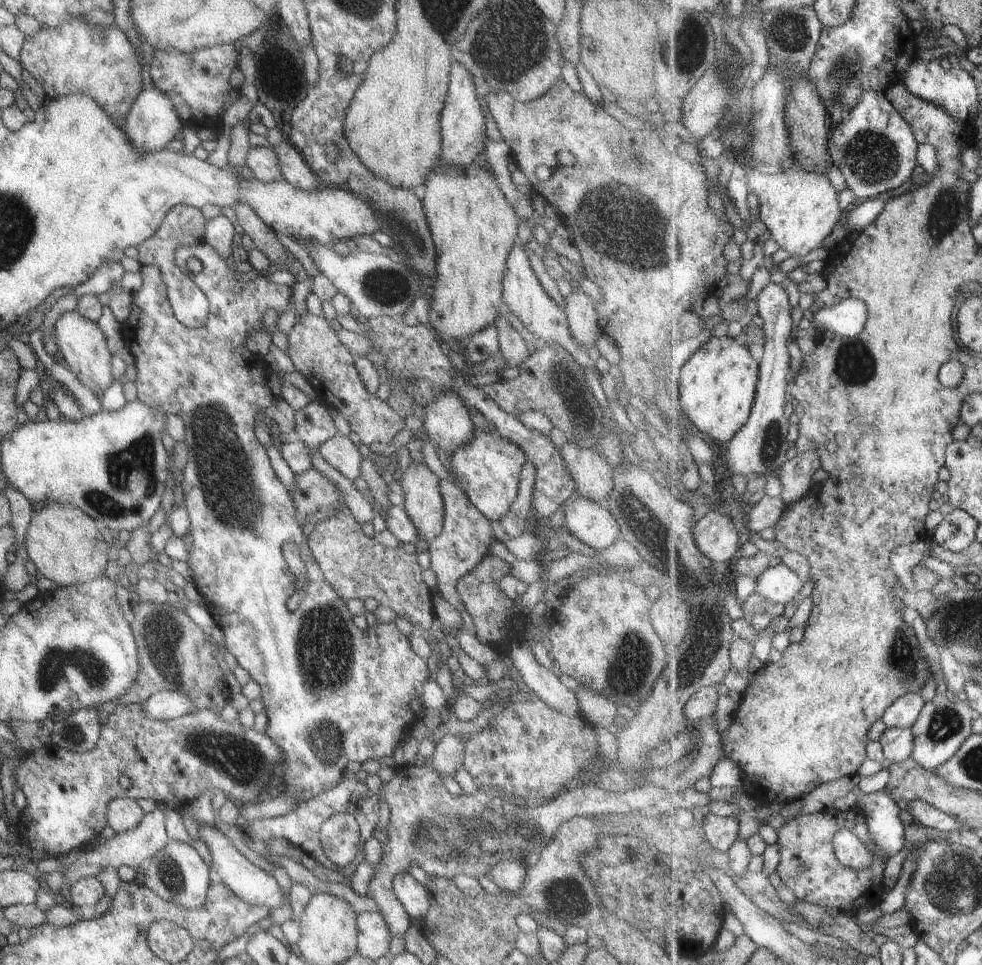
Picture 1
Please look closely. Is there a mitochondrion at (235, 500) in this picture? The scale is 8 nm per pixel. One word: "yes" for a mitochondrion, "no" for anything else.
yes

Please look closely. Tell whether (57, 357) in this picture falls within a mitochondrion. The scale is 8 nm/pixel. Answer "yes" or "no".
no

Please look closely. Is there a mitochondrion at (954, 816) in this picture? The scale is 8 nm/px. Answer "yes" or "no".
no

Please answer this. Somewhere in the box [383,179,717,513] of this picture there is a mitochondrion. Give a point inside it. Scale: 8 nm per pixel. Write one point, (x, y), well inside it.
(625, 226)

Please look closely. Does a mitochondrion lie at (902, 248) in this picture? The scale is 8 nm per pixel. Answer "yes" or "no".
no

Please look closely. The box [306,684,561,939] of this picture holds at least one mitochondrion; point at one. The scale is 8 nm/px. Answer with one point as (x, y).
(477, 830)

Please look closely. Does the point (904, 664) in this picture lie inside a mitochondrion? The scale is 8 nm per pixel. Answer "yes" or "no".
yes

